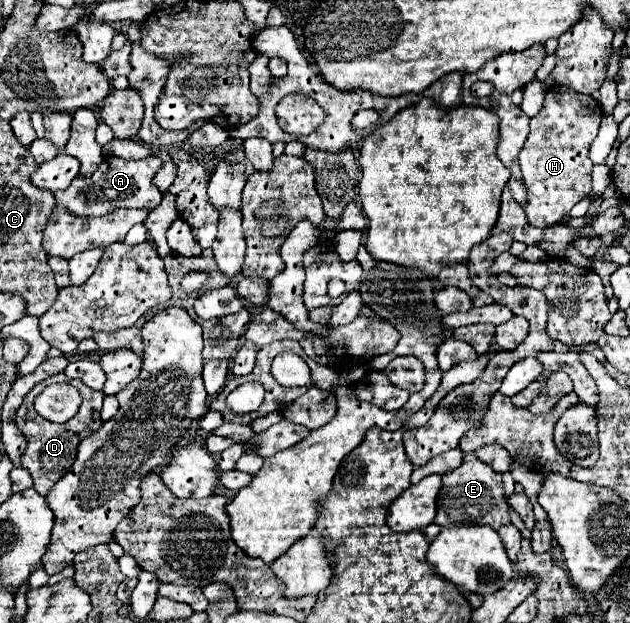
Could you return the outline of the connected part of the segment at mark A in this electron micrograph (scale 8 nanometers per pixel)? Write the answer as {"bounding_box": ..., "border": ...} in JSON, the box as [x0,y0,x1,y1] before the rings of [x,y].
{"bounding_box":[54,156,162,216],"border":[[[106,156],[98,170],[90,178],[74,178],[74,182],[64,190],[54,194],[66,210],[78,216],[102,216],[116,208],[140,208],[152,210],[160,204],[162,192],[152,184],[152,176],[160,168],[160,158],[142,158],[142,160],[122,160],[116,156]]]}

